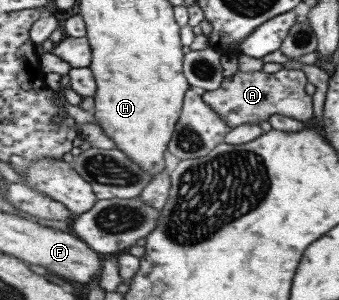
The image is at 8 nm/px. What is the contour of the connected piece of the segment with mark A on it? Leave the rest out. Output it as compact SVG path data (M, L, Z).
M284 69L275 73L240 72L236 71L229 77L224 77L217 89L201 91L201 99L219 117L226 121L230 129L244 123L257 124L258 121L267 120L270 115L279 114L305 123L313 117L312 96L305 94L306 77L303 70Z

